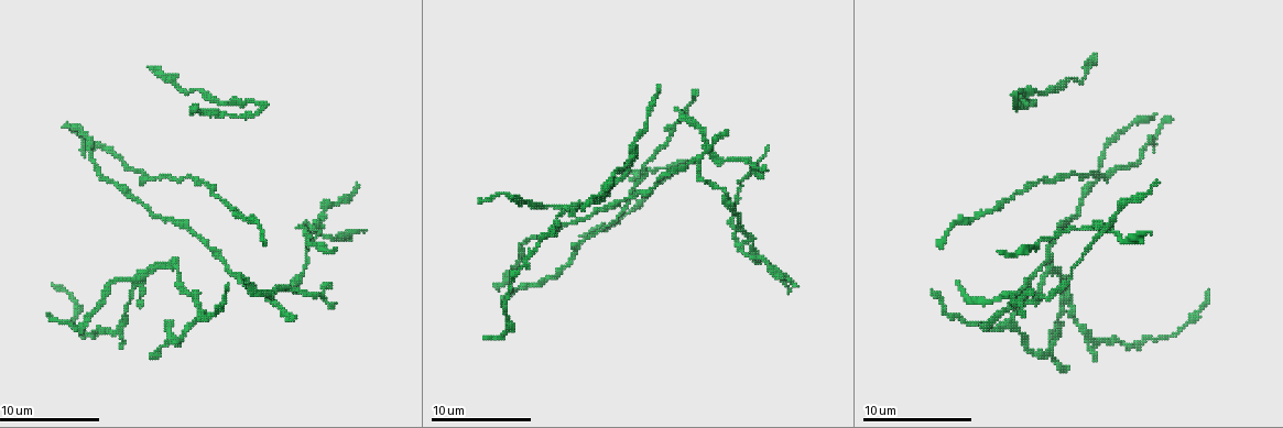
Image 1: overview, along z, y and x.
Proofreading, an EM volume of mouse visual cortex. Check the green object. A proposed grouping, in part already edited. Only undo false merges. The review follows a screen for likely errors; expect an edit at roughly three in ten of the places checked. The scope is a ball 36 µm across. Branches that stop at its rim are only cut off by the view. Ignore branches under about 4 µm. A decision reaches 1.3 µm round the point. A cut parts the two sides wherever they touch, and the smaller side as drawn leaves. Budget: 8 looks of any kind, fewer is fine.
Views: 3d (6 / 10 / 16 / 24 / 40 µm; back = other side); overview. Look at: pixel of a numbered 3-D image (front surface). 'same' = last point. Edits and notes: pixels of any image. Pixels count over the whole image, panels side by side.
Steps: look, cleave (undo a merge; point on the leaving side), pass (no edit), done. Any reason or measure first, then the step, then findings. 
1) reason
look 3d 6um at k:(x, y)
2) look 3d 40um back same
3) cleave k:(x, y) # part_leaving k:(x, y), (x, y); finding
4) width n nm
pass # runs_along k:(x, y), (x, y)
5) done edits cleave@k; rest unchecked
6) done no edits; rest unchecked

look 3d 16um at 1:(699, 162)

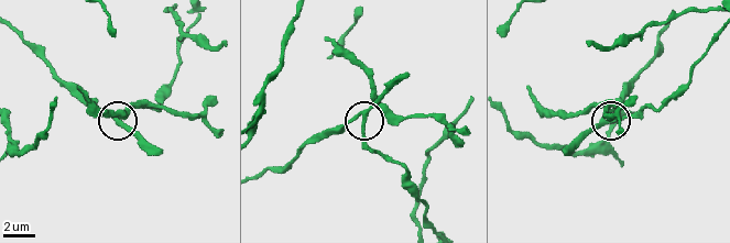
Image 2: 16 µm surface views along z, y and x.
side_arm 27 um
pass # runs_along 2:(259, 176), (353, 118), (376, 152); all the same neuron

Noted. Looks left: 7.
small branch off a trunk
look 3d 16um at 1:(1011, 320)

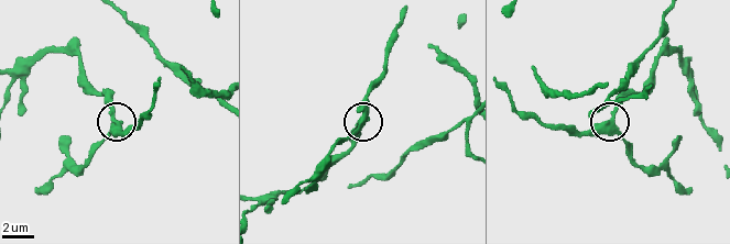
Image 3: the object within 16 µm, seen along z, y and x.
arms 3
pass # all the same neuron

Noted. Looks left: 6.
look 3d 6um at 1:(737, 240)

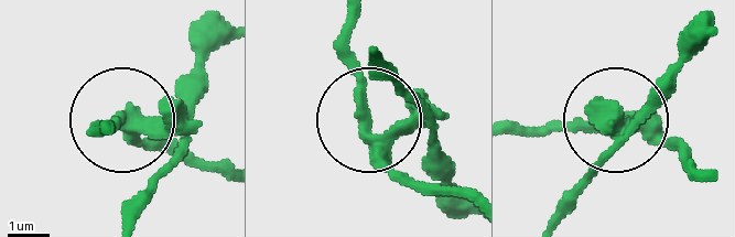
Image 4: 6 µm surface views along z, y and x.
pass # runs_along 4:(376, 53), (418, 95), (393, 127), (369, 112), (352, 18); continuous, no second neuron

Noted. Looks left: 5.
four or more arms meet
look 3d 16um at 1:(565, 209)

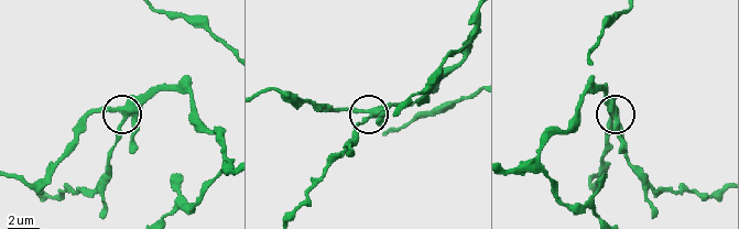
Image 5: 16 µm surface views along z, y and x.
arms 4
pass # all the same neuron

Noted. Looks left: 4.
done no edits; rest unchecked

